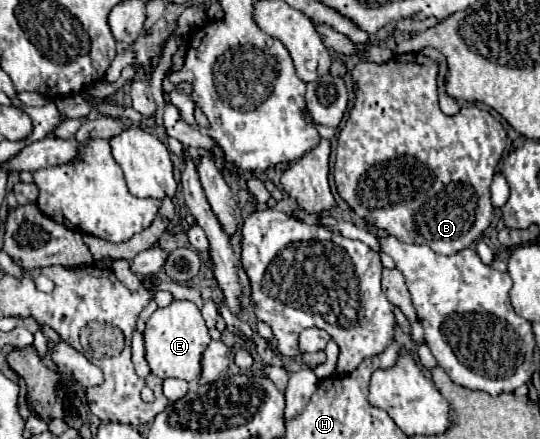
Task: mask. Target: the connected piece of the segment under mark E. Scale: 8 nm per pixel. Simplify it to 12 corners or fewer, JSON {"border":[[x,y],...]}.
{"border":[[196,304],[146,322],[146,362],[162,380],[198,380],[212,338]]}

